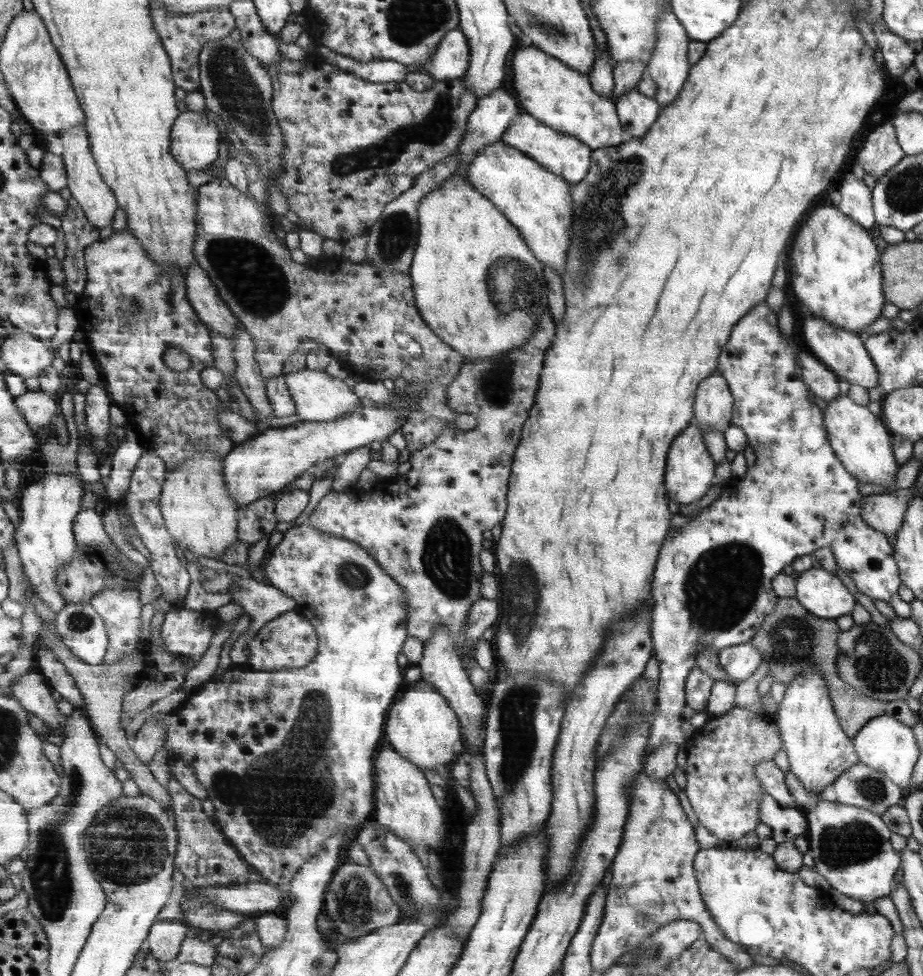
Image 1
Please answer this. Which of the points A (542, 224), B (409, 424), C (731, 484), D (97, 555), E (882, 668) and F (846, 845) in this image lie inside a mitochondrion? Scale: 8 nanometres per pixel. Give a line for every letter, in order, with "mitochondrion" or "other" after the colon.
A: other
B: other
C: other
D: other
E: mitochondrion
F: mitochondrion

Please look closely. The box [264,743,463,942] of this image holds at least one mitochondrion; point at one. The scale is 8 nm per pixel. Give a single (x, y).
(354, 903)

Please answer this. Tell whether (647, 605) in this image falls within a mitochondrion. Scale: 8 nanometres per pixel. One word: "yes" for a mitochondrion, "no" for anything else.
no

